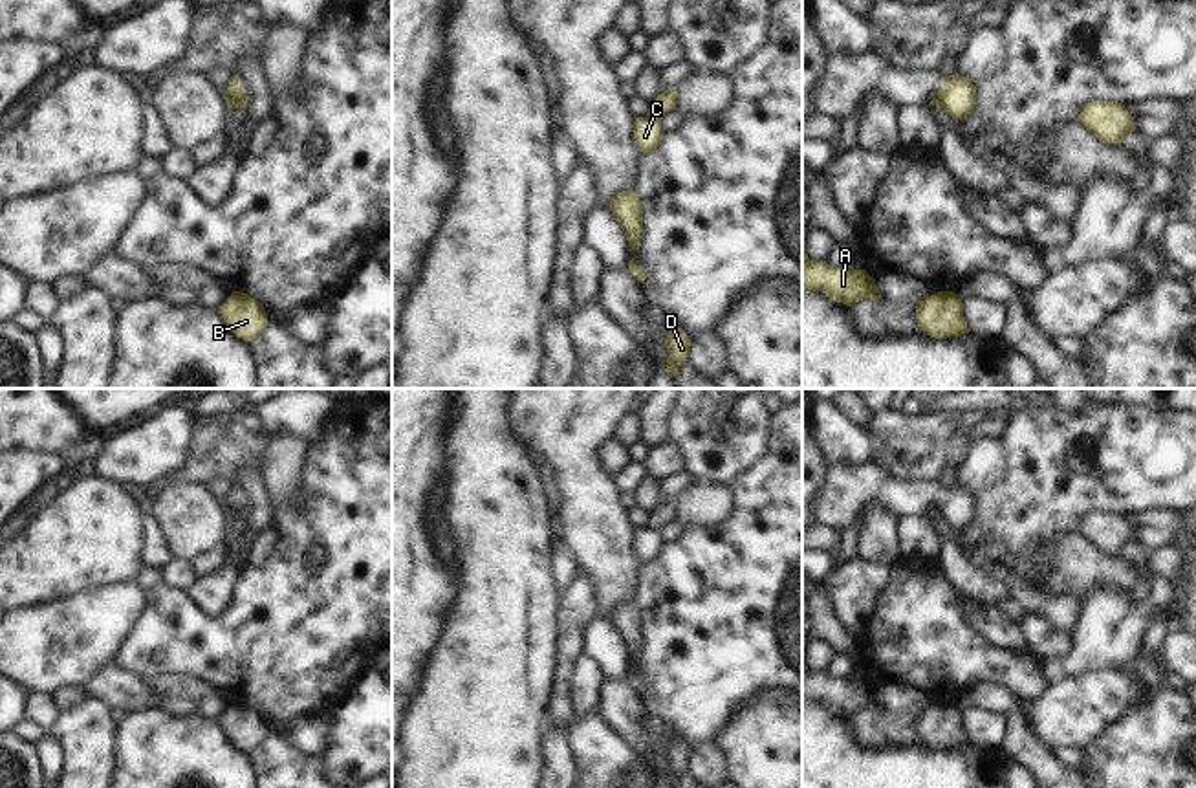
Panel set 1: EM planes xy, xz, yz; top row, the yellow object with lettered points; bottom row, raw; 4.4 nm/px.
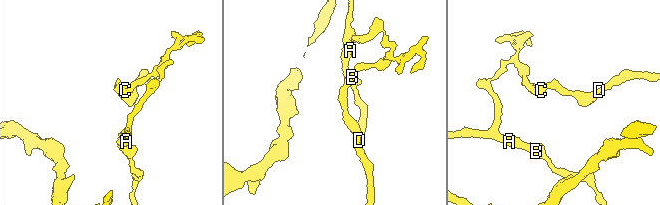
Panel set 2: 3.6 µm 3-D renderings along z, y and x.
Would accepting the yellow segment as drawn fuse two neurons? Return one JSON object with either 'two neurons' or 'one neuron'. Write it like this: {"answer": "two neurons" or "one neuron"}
{"answer": "two neurons"}

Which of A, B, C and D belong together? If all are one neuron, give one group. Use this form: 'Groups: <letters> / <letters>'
Groups: A B / C D.

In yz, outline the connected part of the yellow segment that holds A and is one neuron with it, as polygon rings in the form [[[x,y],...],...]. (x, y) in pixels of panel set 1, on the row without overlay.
[[[802,643],[802,696],[813,702],[822,702],[830,709],[852,717],[854,713],[881,707],[875,689],[866,680],[854,676],[833,678],[826,673],[813,673],[806,663],[806,645]]]

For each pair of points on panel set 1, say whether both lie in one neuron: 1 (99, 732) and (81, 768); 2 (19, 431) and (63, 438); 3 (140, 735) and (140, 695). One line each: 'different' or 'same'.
1: same
2: same
3: different

